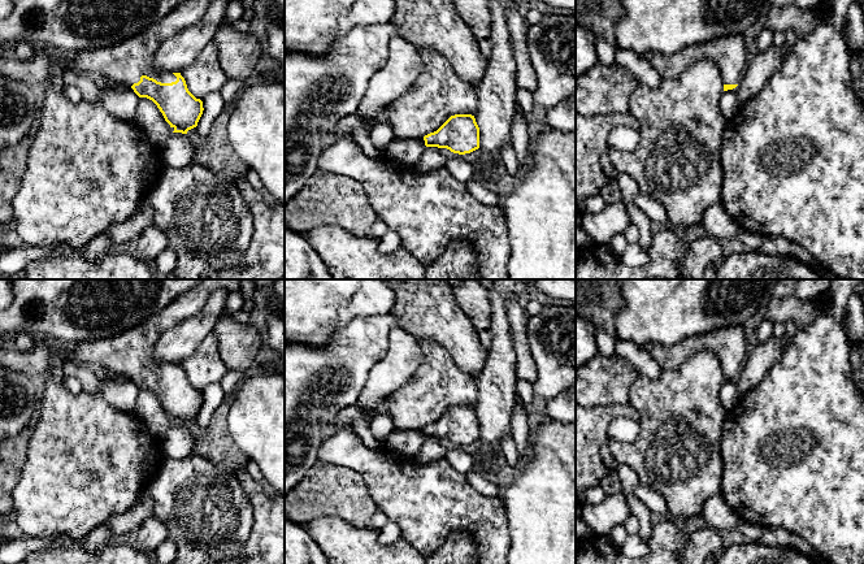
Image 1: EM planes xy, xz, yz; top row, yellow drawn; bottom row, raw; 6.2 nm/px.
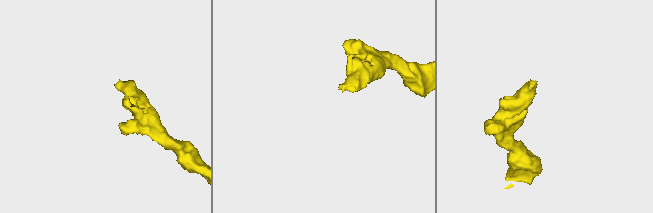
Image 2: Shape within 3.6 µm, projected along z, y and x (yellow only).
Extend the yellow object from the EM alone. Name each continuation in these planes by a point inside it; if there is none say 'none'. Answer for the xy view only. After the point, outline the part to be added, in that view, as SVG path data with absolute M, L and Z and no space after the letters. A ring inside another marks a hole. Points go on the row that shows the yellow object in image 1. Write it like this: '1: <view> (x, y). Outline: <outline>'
1: xy (125, 63). Outline: M187 0L172 10L164 19L147 26L143 31L112 47L95 51L81 51L68 57L57 74L55 57L45 47L36 47L31 58L0 58L0 75L22 81L30 86L44 88L61 83L61 73L71 70L77 74L96 74L109 83L121 83L131 87L142 75L161 83L177 81L173 73L157 70L153 65L155 53L162 42L195 25L214 0Z

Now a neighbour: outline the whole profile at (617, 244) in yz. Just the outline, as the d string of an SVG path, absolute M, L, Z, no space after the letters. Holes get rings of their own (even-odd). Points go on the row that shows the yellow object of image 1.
M616 234L608 243L607 243L609 251L621 257L624 255L624 252L626 251L629 243L625 238L625 234Z

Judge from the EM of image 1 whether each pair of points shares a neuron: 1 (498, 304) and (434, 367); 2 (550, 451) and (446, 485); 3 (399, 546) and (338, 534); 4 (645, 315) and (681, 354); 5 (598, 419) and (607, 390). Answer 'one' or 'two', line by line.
1: two
2: two
3: one
4: two
5: two

